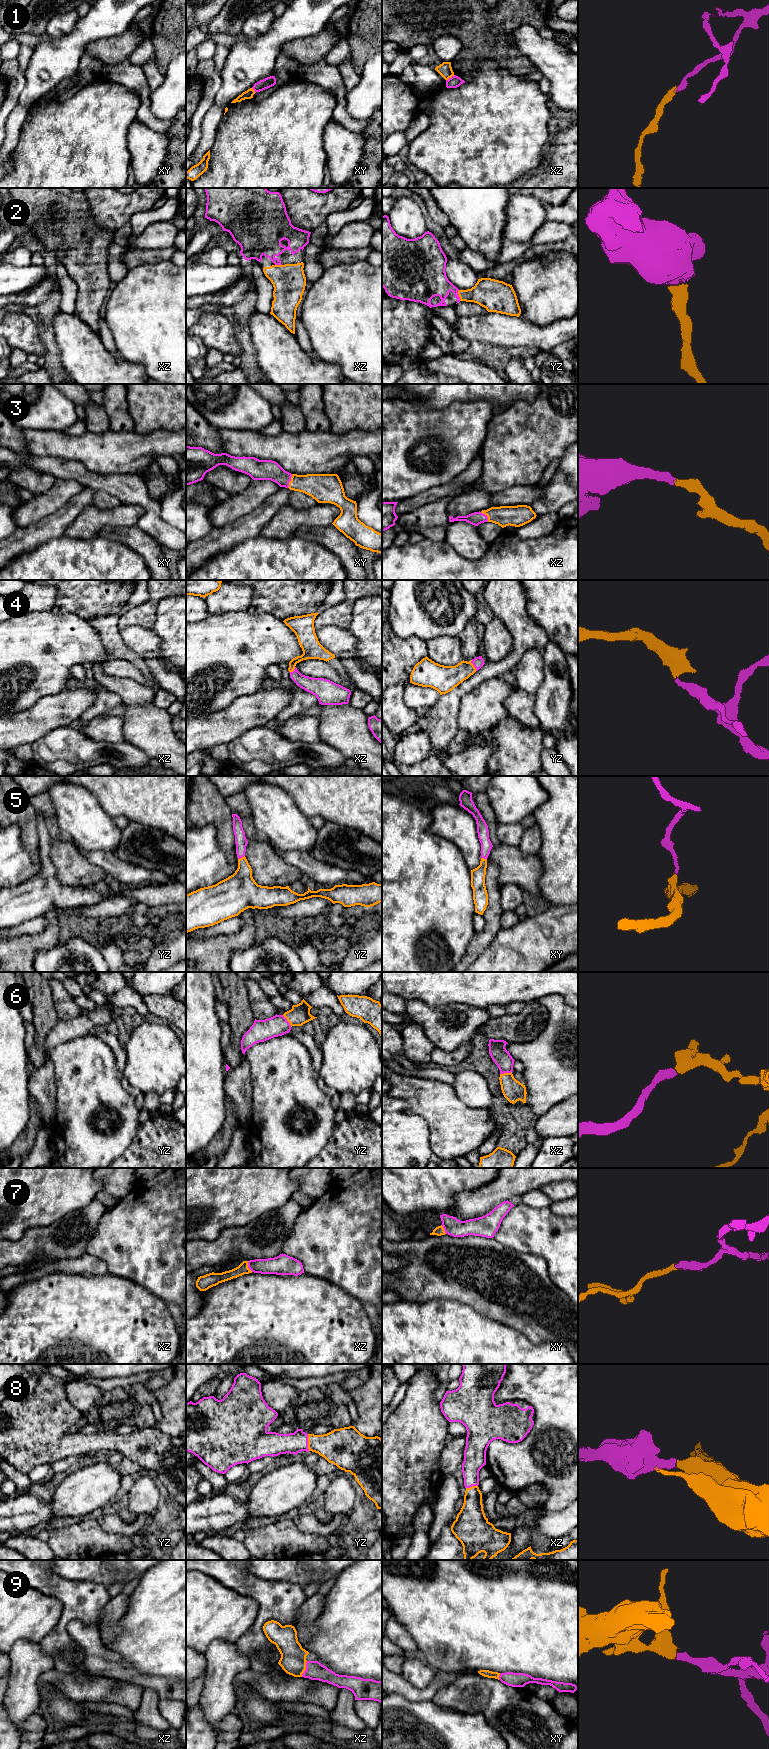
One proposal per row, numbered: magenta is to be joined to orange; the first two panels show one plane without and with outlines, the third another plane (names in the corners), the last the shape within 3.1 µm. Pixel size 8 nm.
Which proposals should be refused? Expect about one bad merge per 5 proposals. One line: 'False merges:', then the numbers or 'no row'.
False merges: 1

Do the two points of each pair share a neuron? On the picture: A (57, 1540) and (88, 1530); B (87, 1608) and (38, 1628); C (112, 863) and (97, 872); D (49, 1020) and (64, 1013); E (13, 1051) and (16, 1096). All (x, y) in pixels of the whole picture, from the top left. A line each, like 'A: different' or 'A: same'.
A: same
B: different
C: different
D: different
E: same

